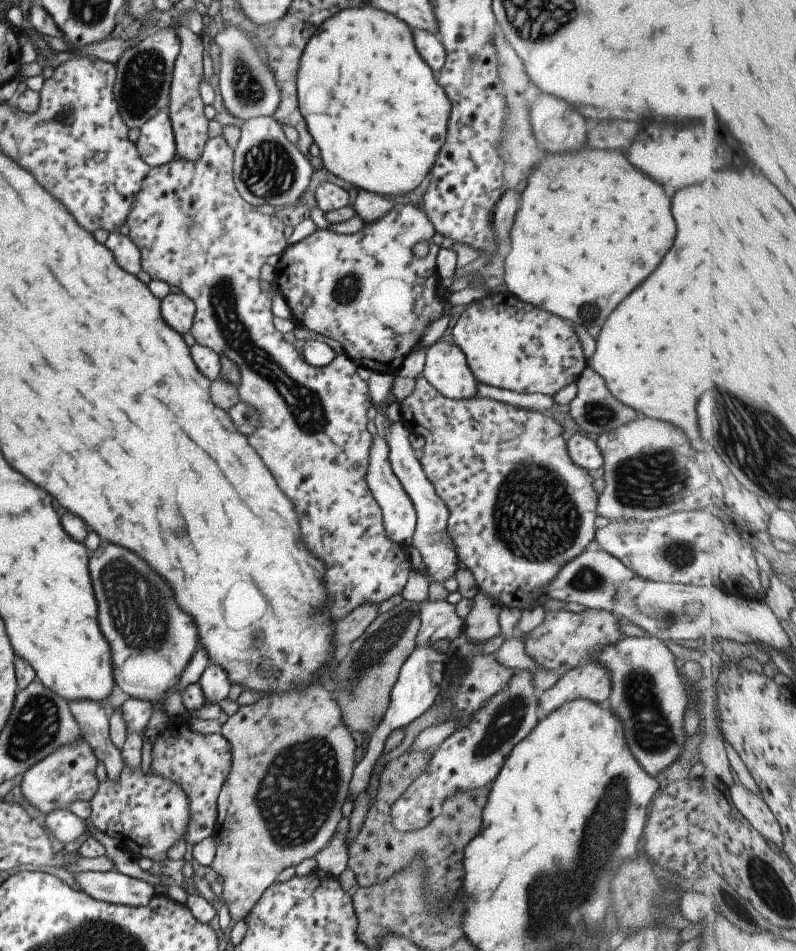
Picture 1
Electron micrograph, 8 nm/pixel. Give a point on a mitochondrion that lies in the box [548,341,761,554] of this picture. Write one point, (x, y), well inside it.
(643, 481)

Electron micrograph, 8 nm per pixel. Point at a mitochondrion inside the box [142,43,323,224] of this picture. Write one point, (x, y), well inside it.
(269, 172)

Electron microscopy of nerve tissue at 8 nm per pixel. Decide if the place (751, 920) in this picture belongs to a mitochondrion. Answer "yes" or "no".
yes

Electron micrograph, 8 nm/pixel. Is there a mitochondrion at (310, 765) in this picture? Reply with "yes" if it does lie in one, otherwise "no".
yes

